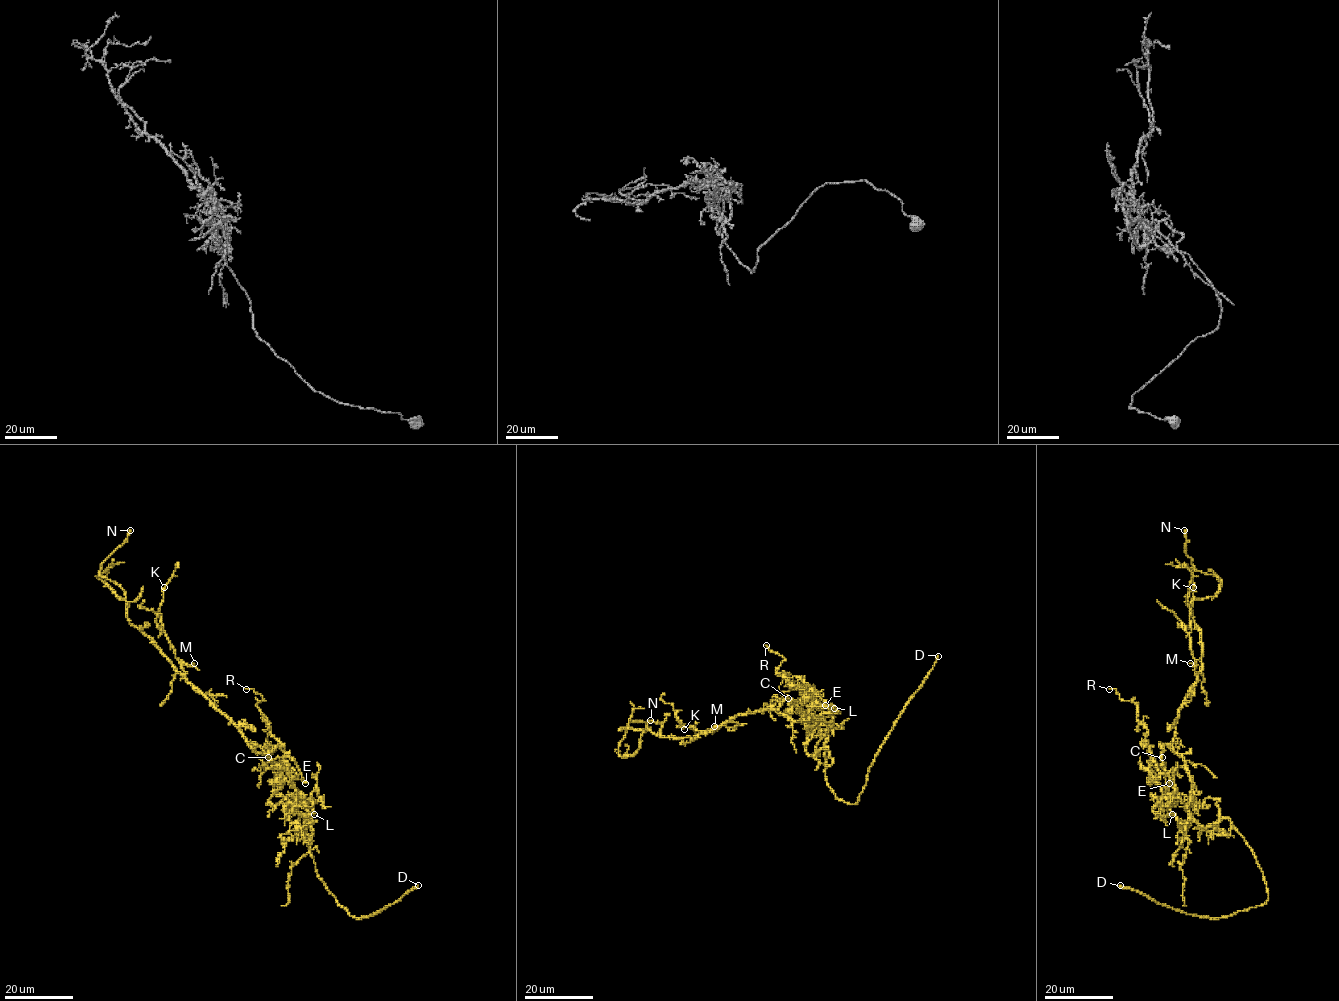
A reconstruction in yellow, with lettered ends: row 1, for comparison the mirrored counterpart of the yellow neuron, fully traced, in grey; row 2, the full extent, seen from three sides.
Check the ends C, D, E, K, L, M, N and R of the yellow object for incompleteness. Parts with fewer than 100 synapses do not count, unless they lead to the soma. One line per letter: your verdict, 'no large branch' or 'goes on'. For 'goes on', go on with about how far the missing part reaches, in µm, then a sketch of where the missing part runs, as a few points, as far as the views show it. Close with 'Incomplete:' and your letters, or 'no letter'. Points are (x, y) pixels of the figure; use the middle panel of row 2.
C: no large branch
D: goes on | 10 µm | (938, 656), (943, 647), (942, 638)
E: no large branch
K: no large branch
L: no large branch
M: no large branch
N: no large branch
R: no large branch
Incomplete: D

